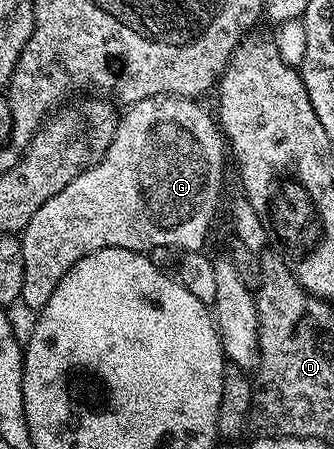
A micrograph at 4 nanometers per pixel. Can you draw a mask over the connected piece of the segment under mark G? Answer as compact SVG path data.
M157 95L148 97L144 101L136 101L125 108L124 114L119 121L116 129L115 140L108 147L102 160L91 164L86 171L82 171L70 184L65 185L60 193L44 202L40 209L33 213L31 220L20 233L22 241L22 256L24 257L24 285L20 298L28 305L32 305L34 311L41 311L44 305L48 305L48 297L52 297L52 289L60 285L64 273L80 257L88 257L88 253L96 253L100 249L128 249L129 251L140 251L151 253L158 247L175 249L179 247L179 252L199 251L206 246L206 233L210 229L210 221L214 217L214 209L218 205L218 194L222 191L222 151L224 155L224 136L216 122L215 116L210 115L201 107L201 102L195 101L190 97L180 95Z

